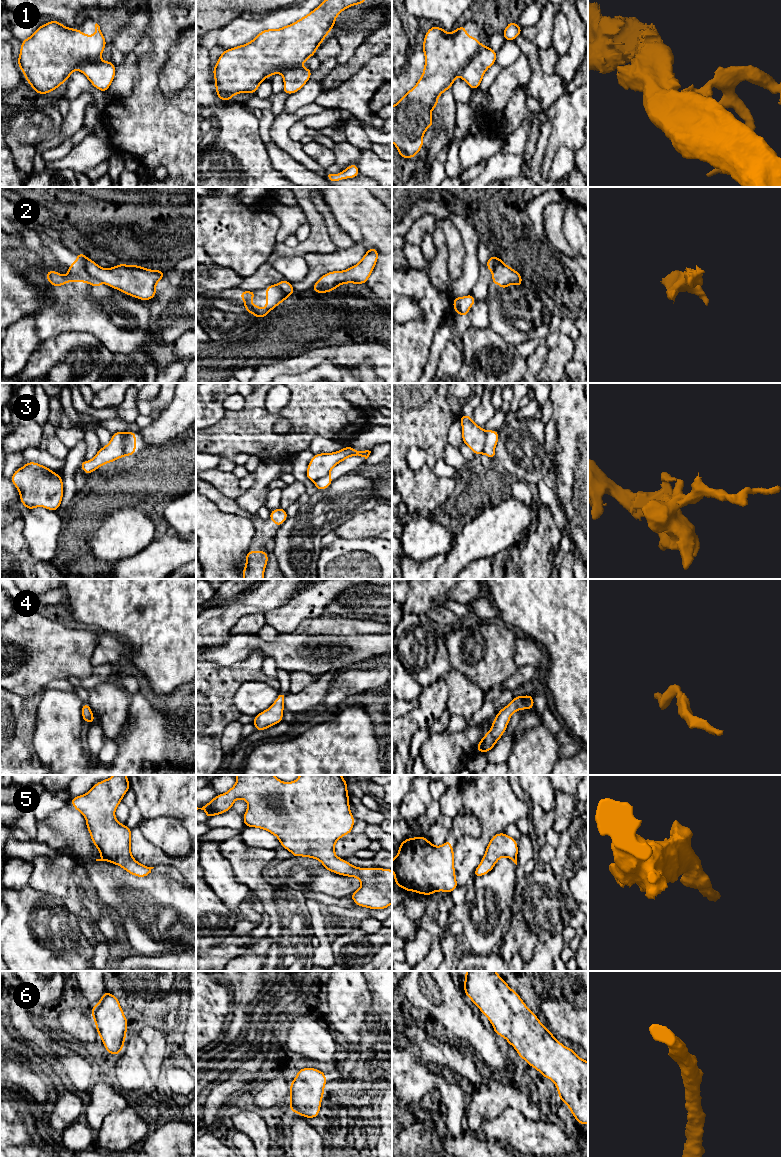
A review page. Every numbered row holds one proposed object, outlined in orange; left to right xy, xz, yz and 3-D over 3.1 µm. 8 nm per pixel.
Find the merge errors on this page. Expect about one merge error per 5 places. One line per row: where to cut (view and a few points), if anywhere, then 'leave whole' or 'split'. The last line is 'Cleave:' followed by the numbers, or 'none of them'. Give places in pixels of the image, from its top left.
1: no cut; leave whole
2: cut in xy along (78, 254), (83, 260), (85, 269), (99, 281); split
3: cut in xy along (128, 431), (123, 455); split
4: no cut; leave whole
5: no cut; leave whole
6: no cut; leave whole
Cleave: 2, 3

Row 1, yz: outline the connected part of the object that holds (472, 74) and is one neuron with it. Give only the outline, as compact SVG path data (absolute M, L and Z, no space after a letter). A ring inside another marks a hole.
M432 26L423 41L425 66L421 78L401 99L392 106L392 143L398 149L399 156L415 158L423 148L423 135L433 126L431 112L437 107L439 96L450 89L459 75L471 90L477 89L487 69L496 63L497 52L482 45L476 37L466 33L466 26L456 28L452 33L443 28Z

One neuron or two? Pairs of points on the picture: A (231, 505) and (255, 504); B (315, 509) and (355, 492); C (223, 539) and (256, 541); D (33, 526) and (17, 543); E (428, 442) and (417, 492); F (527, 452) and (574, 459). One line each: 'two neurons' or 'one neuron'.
A: two neurons
B: one neuron
C: two neurons
D: two neurons
E: one neuron
F: two neurons

